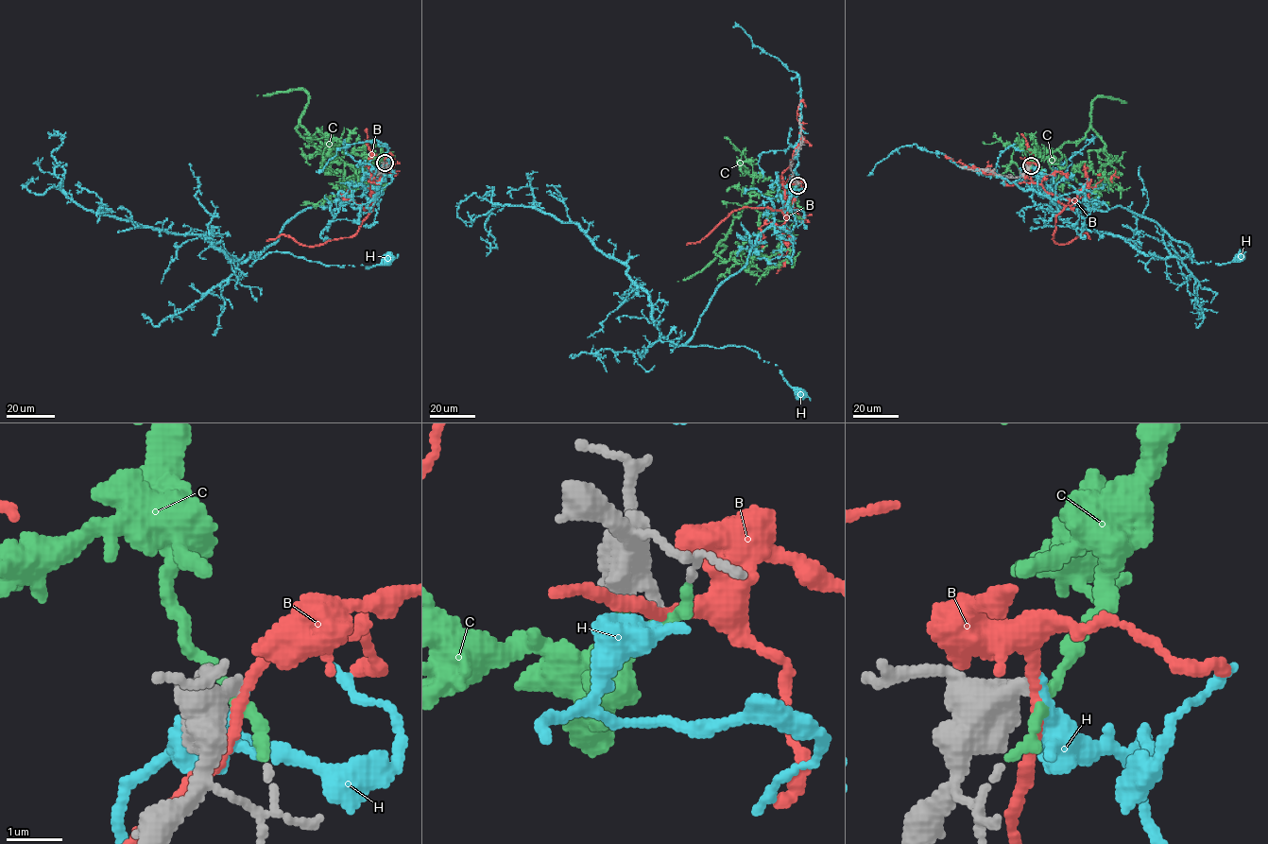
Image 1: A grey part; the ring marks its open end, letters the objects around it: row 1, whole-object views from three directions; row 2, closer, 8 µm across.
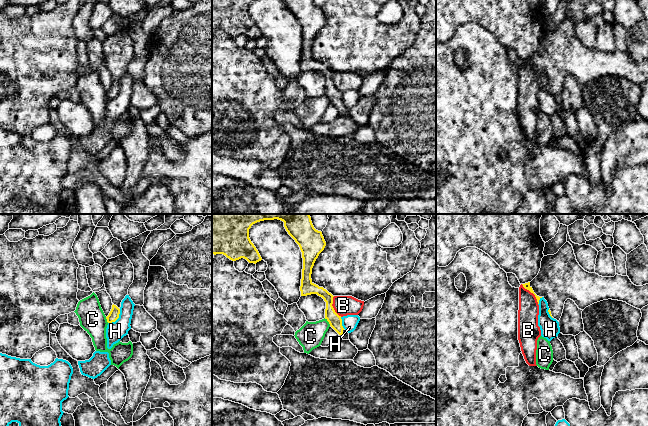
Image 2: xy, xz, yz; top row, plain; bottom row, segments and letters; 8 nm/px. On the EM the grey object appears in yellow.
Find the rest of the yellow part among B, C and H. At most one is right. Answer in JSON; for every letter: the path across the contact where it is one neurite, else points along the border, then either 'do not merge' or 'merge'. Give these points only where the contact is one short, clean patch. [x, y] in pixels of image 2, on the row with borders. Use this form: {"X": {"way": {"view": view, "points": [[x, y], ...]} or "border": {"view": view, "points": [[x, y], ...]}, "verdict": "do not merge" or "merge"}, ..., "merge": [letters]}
{"B": {"border": {"view": "yz", "points": [[521, 284], [534, 295], [538, 303]]}, "verdict": "do not merge"}, "C": {"border": {"view": "xz", "points": [[324, 318], [330, 325]]}, "verdict": "do not merge"}, "H": {"border": {"view": "xy", "points": [[120, 309], [119, 316], [114, 321], [108, 323]]}, "verdict": "do not merge"}, "merge": []}

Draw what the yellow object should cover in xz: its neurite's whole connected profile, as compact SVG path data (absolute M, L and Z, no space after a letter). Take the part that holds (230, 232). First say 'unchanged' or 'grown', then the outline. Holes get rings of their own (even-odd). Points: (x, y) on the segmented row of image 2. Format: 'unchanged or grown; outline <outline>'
grown; outline M212 214L212 254L223 254L232 261L244 258L256 264L262 258L249 238L249 229L257 222L274 219L284 222L286 231L302 252L301 296L317 294L322 297L326 302L325 319L340 339L349 340L341 316L332 306L334 296L311 279L314 263L326 242L322 232L314 228L309 214Z

